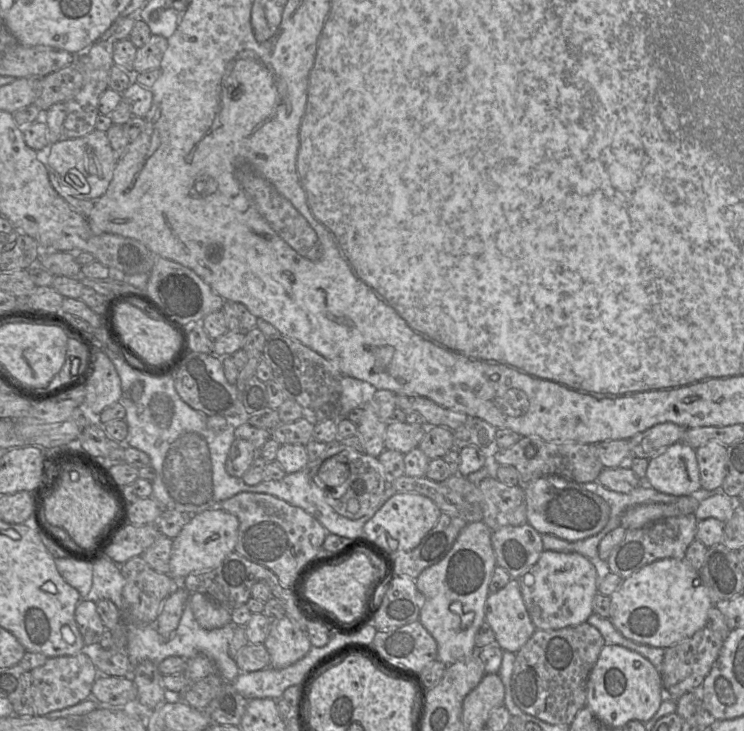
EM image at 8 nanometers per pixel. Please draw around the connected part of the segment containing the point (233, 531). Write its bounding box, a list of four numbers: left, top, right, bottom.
[168,509,238,580]

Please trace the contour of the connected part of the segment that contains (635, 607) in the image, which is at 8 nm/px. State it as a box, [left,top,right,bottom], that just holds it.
[609,558,714,649]

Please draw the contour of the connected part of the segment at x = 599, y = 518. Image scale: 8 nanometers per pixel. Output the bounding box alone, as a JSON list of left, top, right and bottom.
[524,475,609,542]

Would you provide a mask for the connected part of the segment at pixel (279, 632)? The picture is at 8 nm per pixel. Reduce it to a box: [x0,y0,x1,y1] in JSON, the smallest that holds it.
[263,616,312,669]

